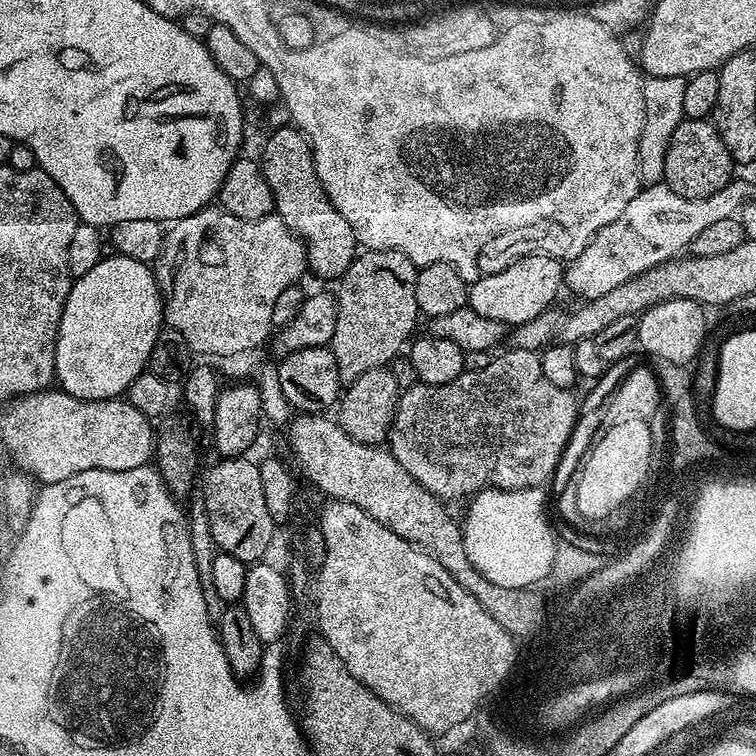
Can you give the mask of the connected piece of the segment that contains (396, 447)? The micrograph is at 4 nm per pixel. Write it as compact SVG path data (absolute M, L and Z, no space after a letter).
M514 348L496 355L485 368L466 370L449 384L418 382L399 393L400 401L387 443L394 458L406 466L409 474L445 502L460 500L463 496L471 498L487 487L540 488L547 485L575 428L578 400L576 402L569 389L554 386L554 382L542 374L542 362L537 353Z

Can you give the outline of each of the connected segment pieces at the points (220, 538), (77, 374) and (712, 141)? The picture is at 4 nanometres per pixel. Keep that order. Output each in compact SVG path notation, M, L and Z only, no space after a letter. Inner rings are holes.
M229 456L217 459L217 464L209 470L208 477L204 480L202 495L210 522L210 534L214 534L217 549L226 554L234 554L234 558L251 566L265 559L268 548L274 544L272 535L275 534L278 524L272 519L270 509L266 506L266 494L262 491L262 474L259 463L255 459L253 461L248 459L252 458Z
M119 254L105 255L104 259L98 262L98 266L94 266L94 270L90 270L90 274L79 277L73 283L70 294L66 298L66 306L62 310L62 322L56 339L56 380L59 387L74 398L83 400L114 400L123 397L127 393L128 387L134 382L134 378L138 378L147 369L150 350L154 350L154 342L165 324L164 299L160 297L160 287L156 281L155 271L147 263L135 261L134 258Z
M690 119L678 124L674 137L666 150L665 165L663 166L663 183L676 194L688 199L700 199L718 192L733 179L734 161L725 143L720 138L720 132L709 120Z

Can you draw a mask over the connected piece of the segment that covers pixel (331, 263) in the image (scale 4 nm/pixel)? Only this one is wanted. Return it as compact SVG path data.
M295 126L277 127L269 132L268 141L264 144L262 167L266 182L270 182L270 190L274 194L275 215L280 216L290 231L304 241L311 275L335 281L343 277L344 271L358 255L354 230L350 222L346 222L346 218L342 218L342 214L338 214L336 207L329 202L316 173L312 148L303 132Z

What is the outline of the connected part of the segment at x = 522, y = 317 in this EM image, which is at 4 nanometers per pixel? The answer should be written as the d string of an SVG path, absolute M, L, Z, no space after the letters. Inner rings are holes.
M523 256L502 270L481 275L480 279L468 289L469 305L478 314L482 314L486 318L494 318L506 326L525 324L538 318L547 308L551 308L557 303L556 295L559 294L560 288L562 292L565 287L564 269L565 265L554 256Z

